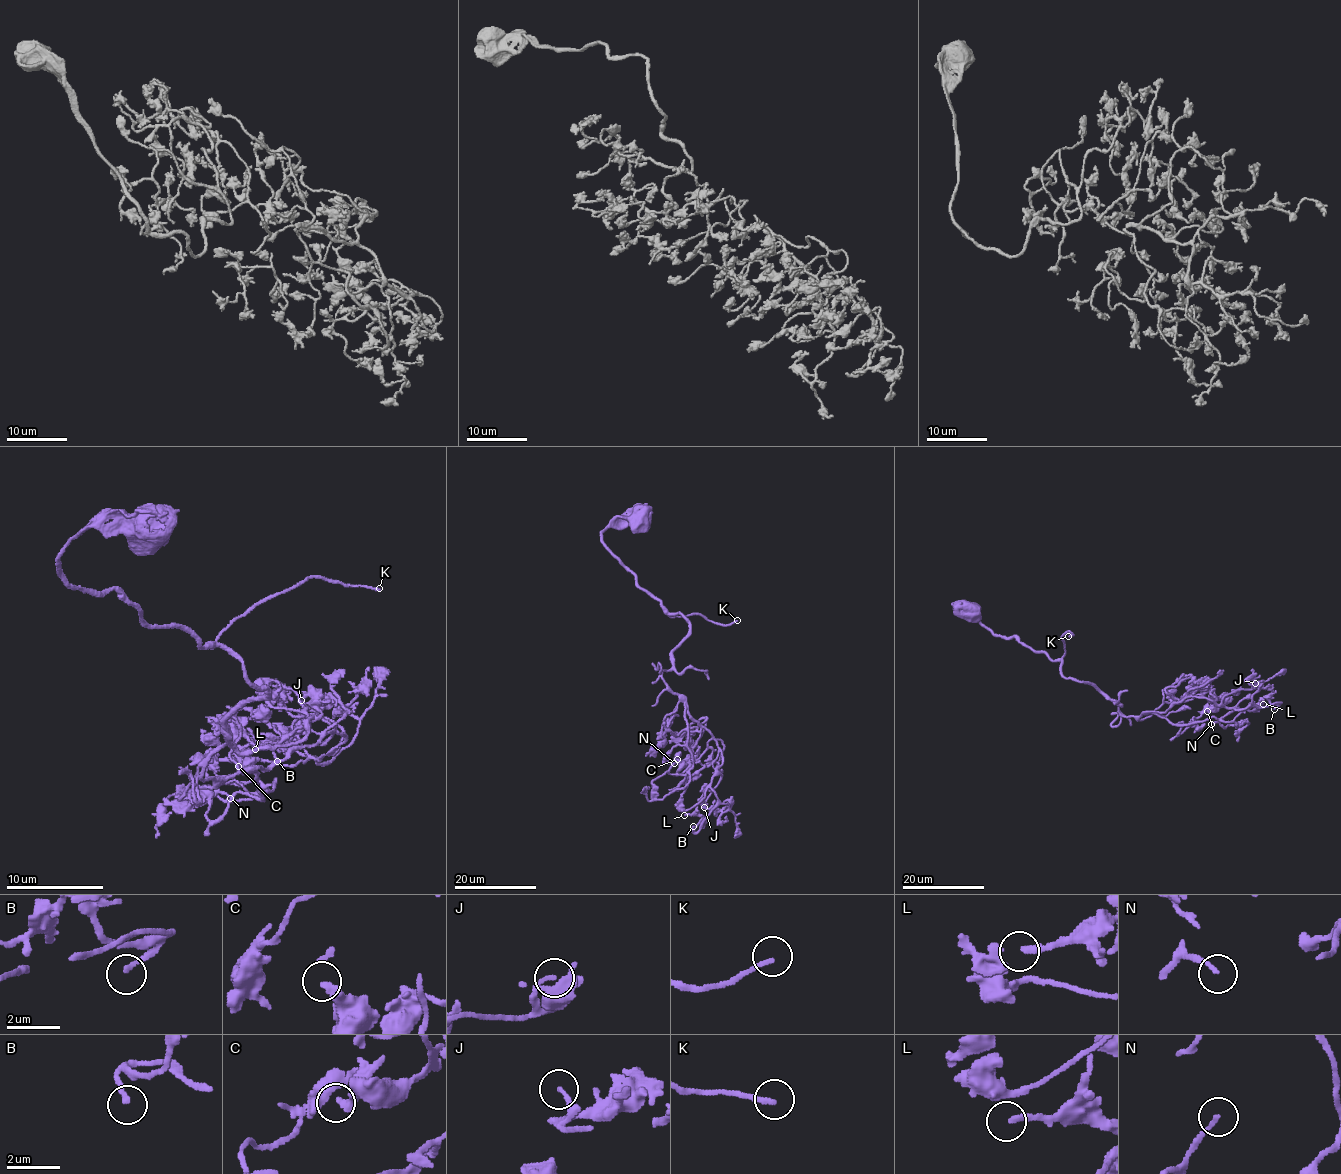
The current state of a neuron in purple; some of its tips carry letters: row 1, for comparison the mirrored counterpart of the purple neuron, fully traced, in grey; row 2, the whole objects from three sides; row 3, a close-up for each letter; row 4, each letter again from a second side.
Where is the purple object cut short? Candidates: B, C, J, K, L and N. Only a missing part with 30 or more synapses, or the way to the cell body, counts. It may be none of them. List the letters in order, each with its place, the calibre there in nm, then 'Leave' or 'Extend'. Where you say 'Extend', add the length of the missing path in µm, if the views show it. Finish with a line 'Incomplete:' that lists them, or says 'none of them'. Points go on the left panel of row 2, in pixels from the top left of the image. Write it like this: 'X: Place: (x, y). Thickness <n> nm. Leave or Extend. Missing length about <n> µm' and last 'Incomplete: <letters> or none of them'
B: Place: (277, 761). Thickness 170 nm. Extend. Missing length about 20 µm
C: Place: (238, 766). Thickness 320 nm. Leave
J: Place: (301, 700). Thickness 160 nm. Leave
K: Place: (379, 588). Thickness 190 nm. Extend. Missing length about 60 µm
L: Place: (255, 749). Thickness 240 nm. Leave
N: Place: (230, 798). Thickness 140 nm. Extend. Missing length about 35 µm
Incomplete: B, K, N

